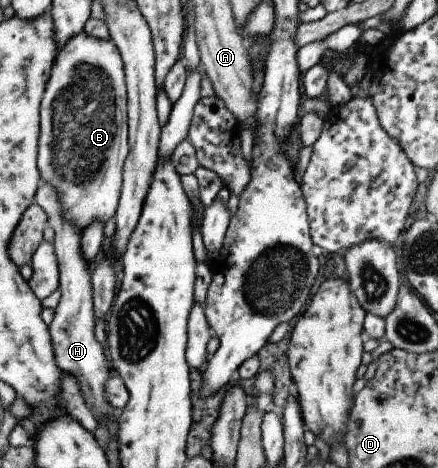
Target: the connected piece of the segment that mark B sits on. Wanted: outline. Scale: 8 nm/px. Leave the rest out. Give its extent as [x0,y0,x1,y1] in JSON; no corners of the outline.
[38,32,131,232]

